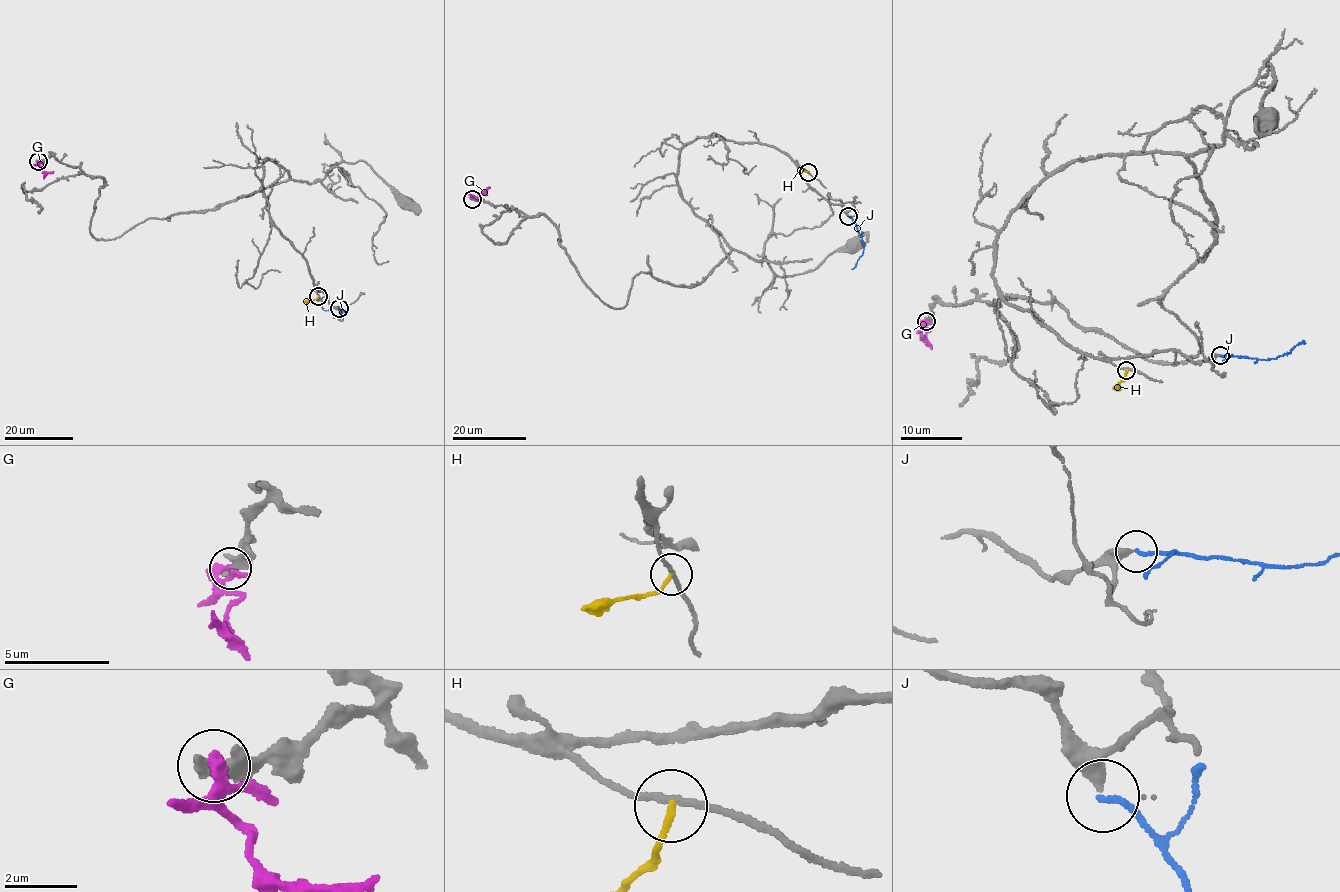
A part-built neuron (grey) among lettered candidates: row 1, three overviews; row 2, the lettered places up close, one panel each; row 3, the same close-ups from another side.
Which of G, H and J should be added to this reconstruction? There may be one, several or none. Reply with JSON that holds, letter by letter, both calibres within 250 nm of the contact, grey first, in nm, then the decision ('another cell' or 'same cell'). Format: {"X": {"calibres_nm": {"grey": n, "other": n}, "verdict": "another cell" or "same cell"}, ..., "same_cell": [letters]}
{"G": {"calibres_nm": {"grey": 440, "other": 300}, "verdict": "another cell"}, "H": {"calibres_nm": {"grey": 160, "other": 160}, "verdict": "another cell"}, "J": {"calibres_nm": {"grey": 400, "other": 170}, "verdict": "same cell"}, "same_cell": ["J"]}

